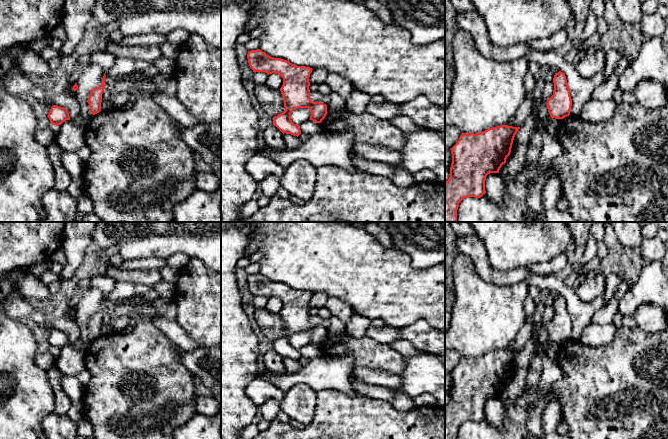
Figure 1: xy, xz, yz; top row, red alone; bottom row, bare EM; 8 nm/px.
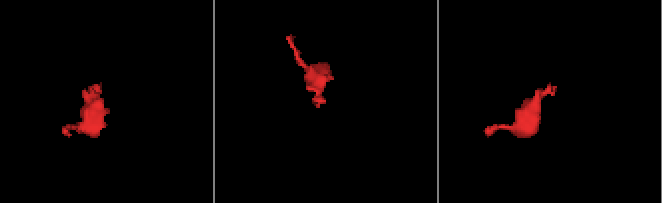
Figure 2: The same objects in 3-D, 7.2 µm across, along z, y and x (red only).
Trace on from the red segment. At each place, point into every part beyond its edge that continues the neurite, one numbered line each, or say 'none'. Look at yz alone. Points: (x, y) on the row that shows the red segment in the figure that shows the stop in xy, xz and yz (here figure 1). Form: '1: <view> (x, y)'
none

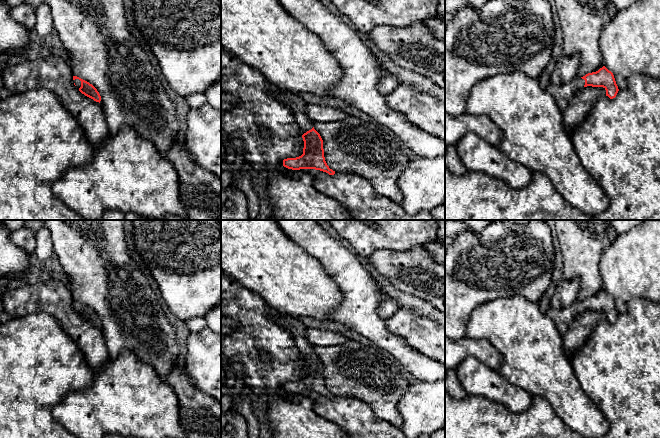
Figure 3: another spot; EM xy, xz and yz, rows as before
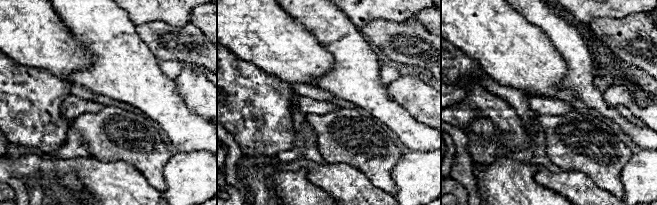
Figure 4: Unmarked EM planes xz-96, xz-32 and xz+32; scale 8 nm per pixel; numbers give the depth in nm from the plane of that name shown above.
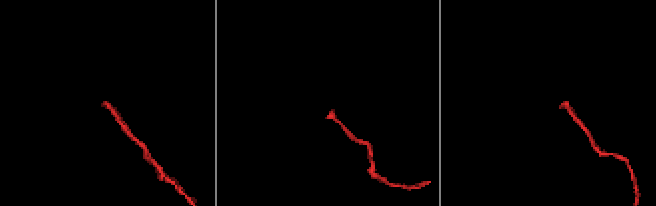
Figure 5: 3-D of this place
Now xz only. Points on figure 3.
1: xz (295, 102)

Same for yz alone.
1: yz (561, 93)

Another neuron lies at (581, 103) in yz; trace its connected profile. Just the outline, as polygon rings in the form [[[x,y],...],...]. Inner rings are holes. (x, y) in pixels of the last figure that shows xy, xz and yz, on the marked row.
[[[587,86],[576,91],[563,111],[563,122],[566,129],[573,129],[579,125],[591,112],[594,104],[606,96],[603,87]]]

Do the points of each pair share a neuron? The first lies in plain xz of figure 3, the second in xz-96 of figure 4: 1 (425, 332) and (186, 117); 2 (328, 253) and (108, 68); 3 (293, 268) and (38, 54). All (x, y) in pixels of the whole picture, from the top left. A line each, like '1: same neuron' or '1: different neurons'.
1: different neurons
2: same neuron
3: same neuron

